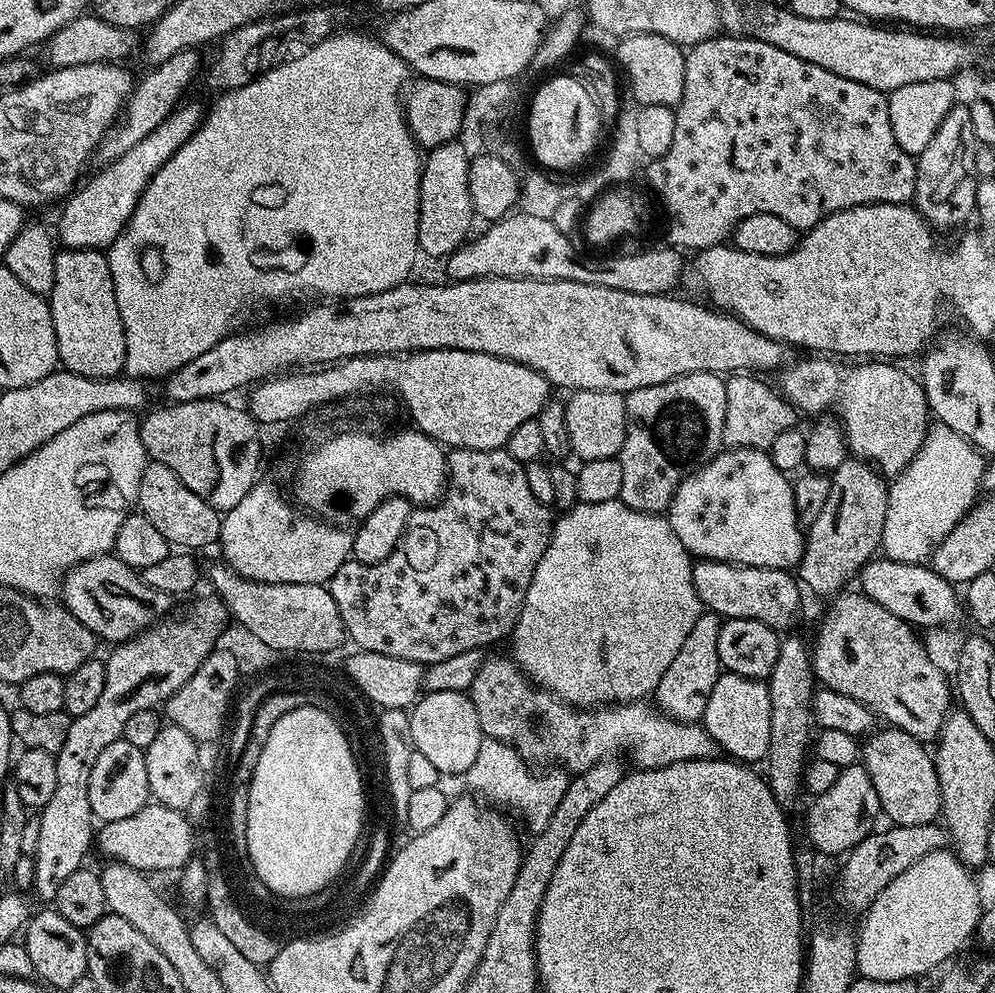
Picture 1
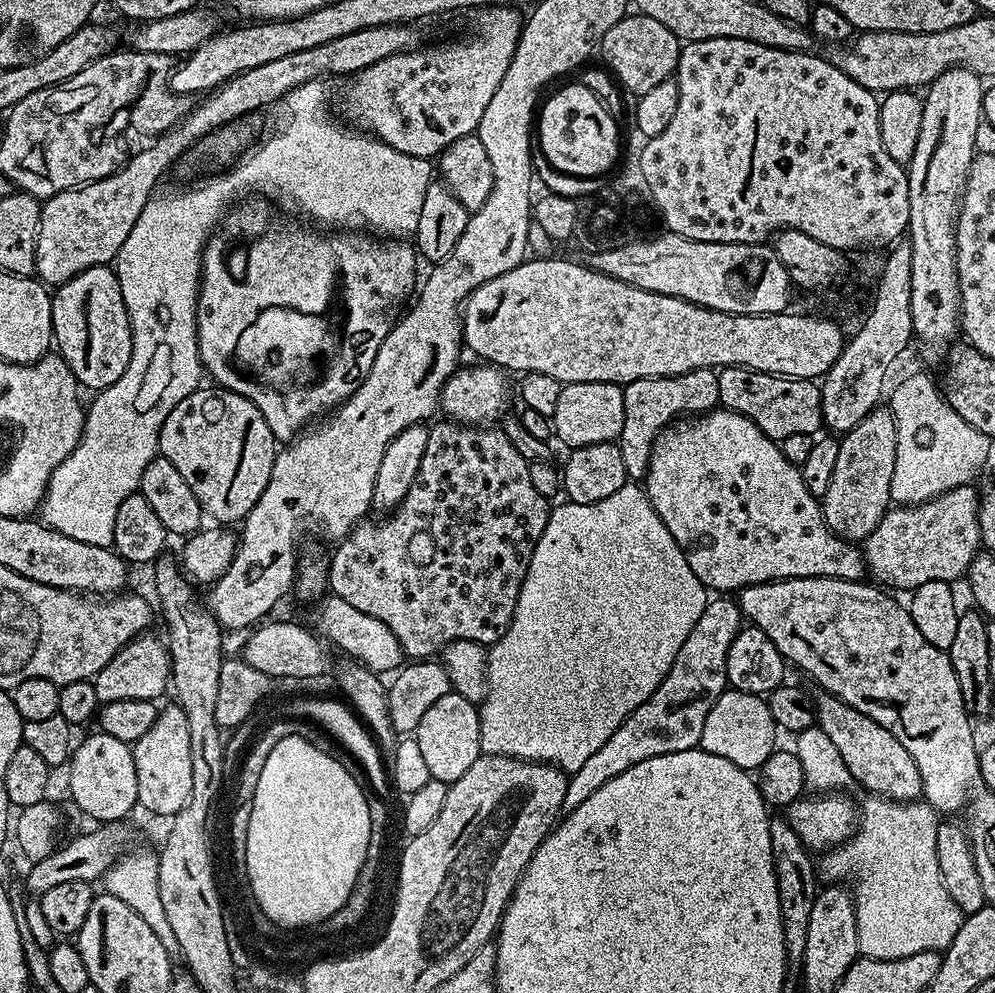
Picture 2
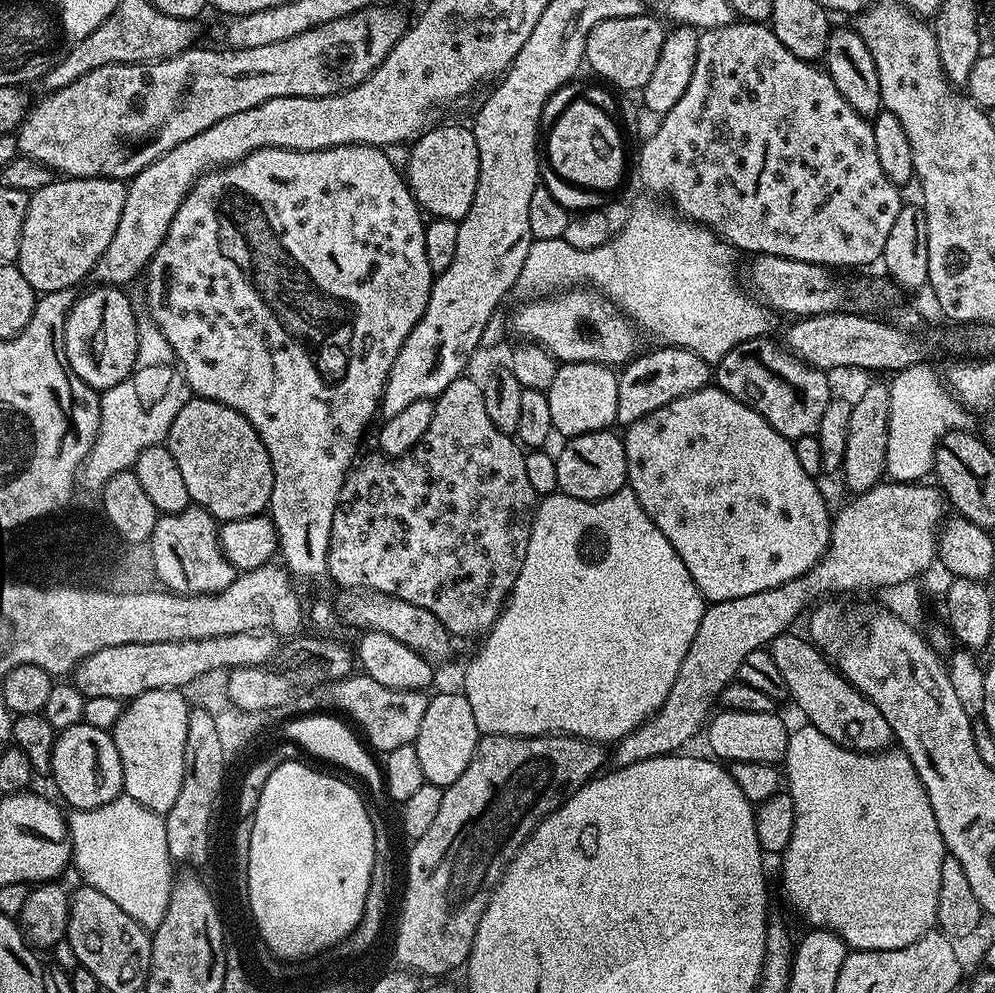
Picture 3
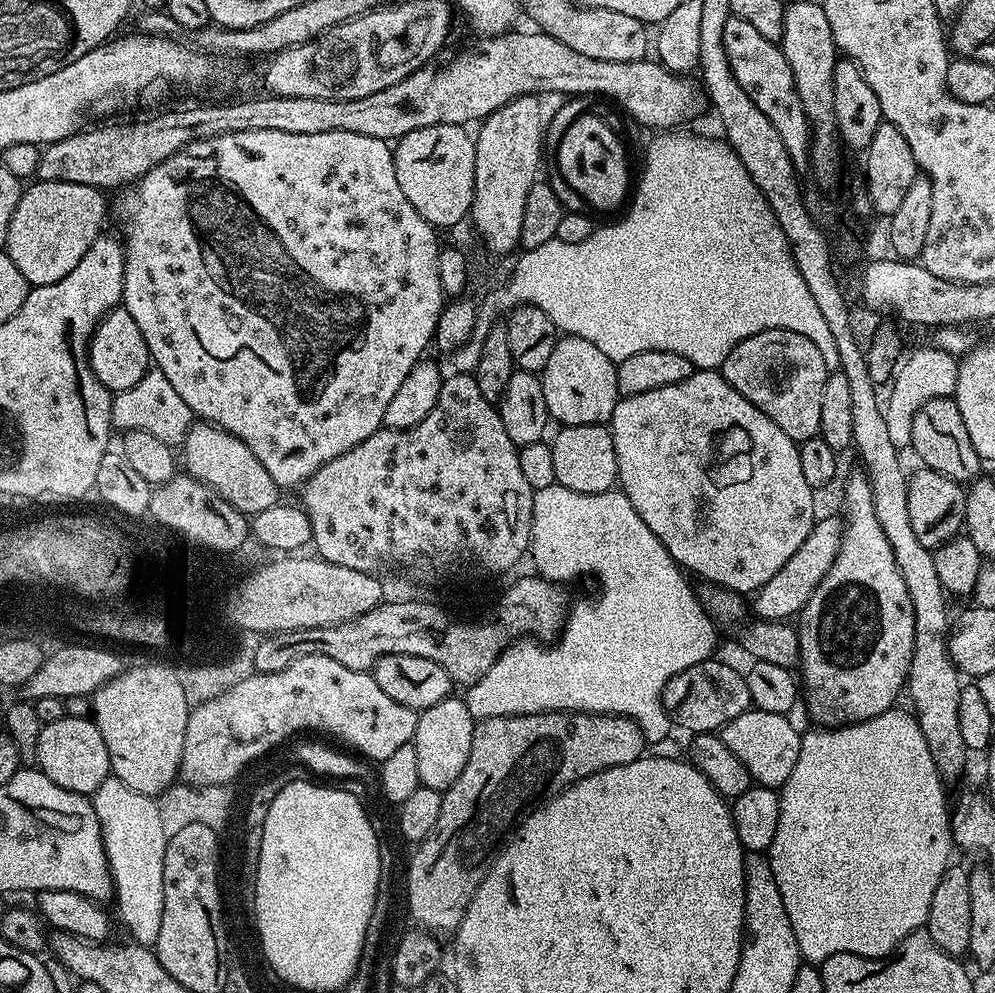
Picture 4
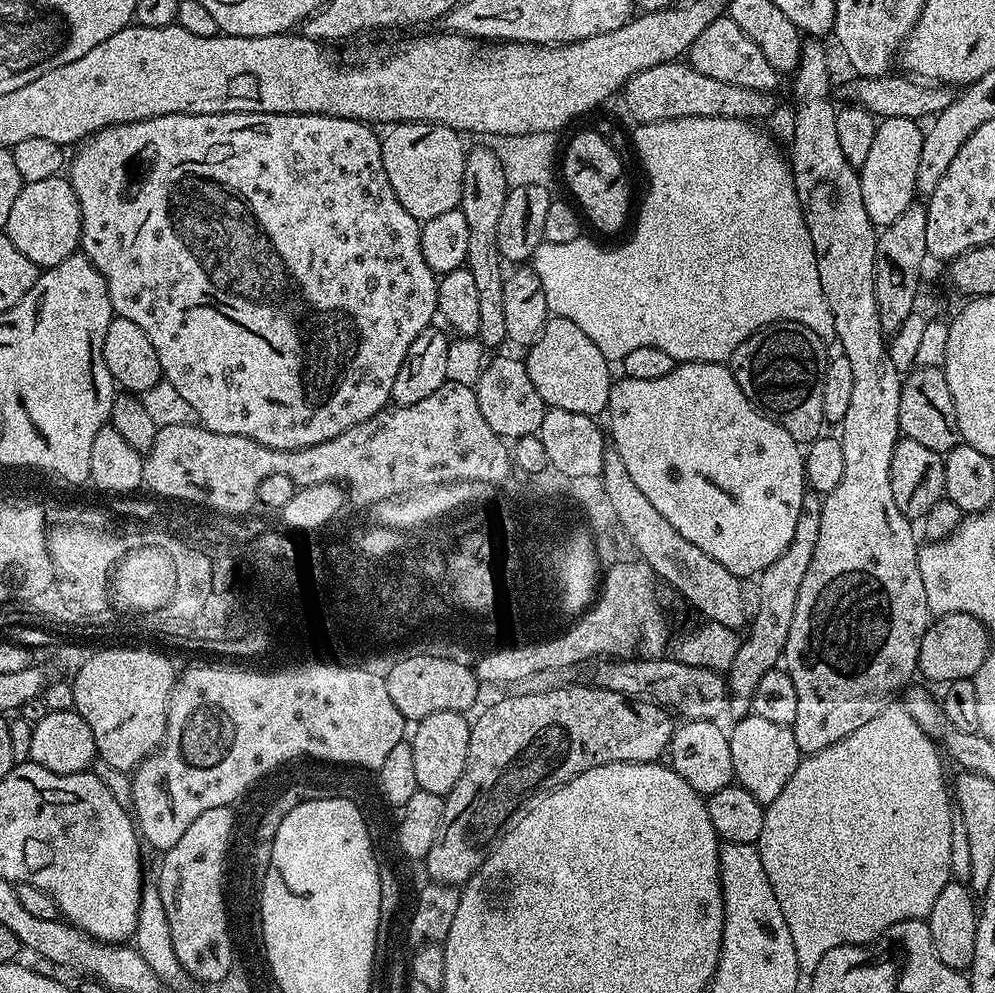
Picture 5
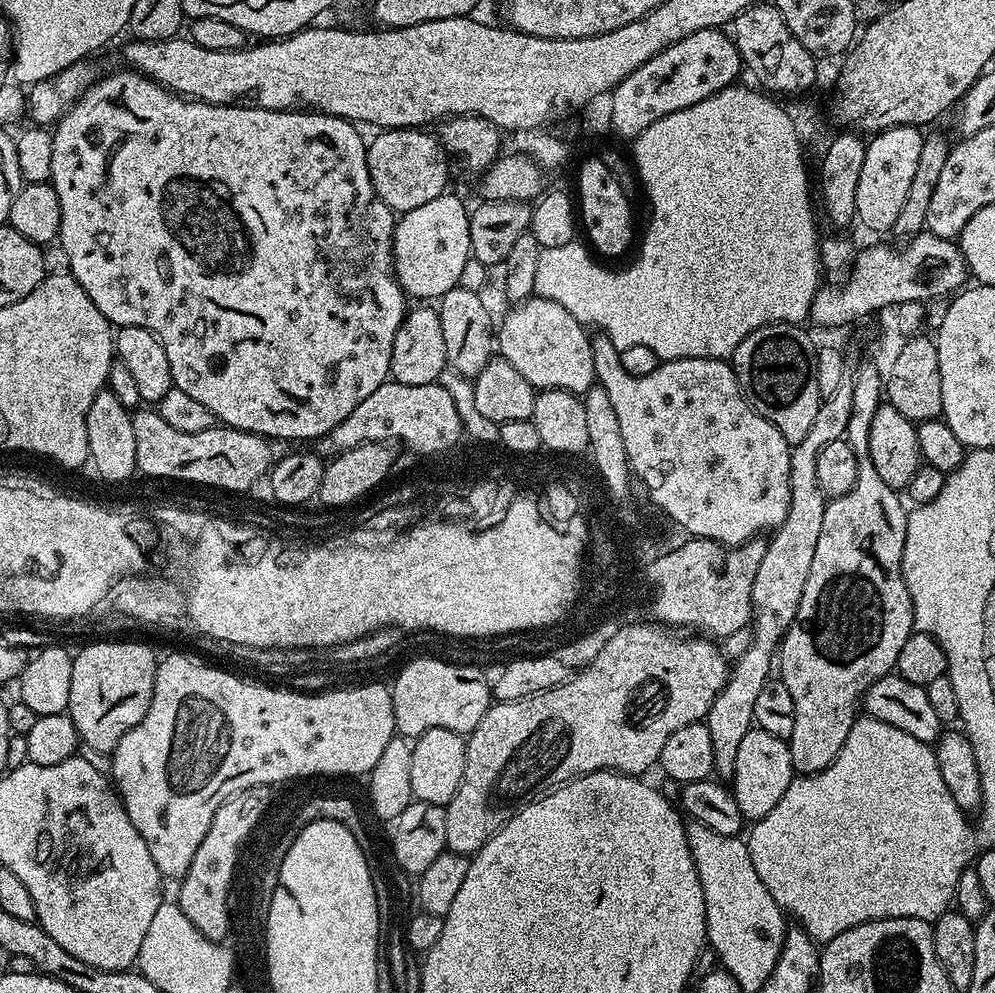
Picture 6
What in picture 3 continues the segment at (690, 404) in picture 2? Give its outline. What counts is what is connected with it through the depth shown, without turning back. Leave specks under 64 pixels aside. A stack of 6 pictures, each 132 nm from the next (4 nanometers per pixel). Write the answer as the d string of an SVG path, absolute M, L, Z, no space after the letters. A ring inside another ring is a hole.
M656 346L653 352L643 352L623 365L619 373L617 425L627 426L638 422L638 418L666 406L666 402L674 402L674 398L682 398L709 383L709 361L690 350Z

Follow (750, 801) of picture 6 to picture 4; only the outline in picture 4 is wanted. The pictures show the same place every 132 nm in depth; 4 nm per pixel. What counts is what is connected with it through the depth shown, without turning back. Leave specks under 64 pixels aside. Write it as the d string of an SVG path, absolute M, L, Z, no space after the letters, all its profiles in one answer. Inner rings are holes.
M749 708L746 714L738 714L734 722L726 722L719 735L726 746L742 761L742 766L750 770L753 781L757 785L778 790L790 778L794 766L798 762L801 729L791 724L791 719L782 714L770 714L766 710Z

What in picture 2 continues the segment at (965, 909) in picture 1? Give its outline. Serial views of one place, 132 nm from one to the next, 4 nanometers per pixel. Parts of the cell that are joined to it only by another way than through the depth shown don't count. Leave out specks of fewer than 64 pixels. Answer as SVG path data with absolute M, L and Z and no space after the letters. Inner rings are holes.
M868 798L858 808L858 827L851 837L835 848L825 851L818 868L828 882L848 882L855 897L859 955L869 960L901 960L910 954L943 953L954 942L965 913L946 894L942 874L938 870L938 813L923 799L897 802Z

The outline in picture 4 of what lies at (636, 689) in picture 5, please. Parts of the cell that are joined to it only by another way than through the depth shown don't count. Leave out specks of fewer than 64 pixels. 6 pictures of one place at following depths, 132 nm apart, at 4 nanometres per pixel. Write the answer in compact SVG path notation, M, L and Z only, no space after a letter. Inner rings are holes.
M716 659L703 660L682 670L682 674L674 674L660 695L669 716L679 727L681 724L688 734L719 733L726 722L734 722L738 714L746 714L752 707L750 686L746 686L744 672Z

